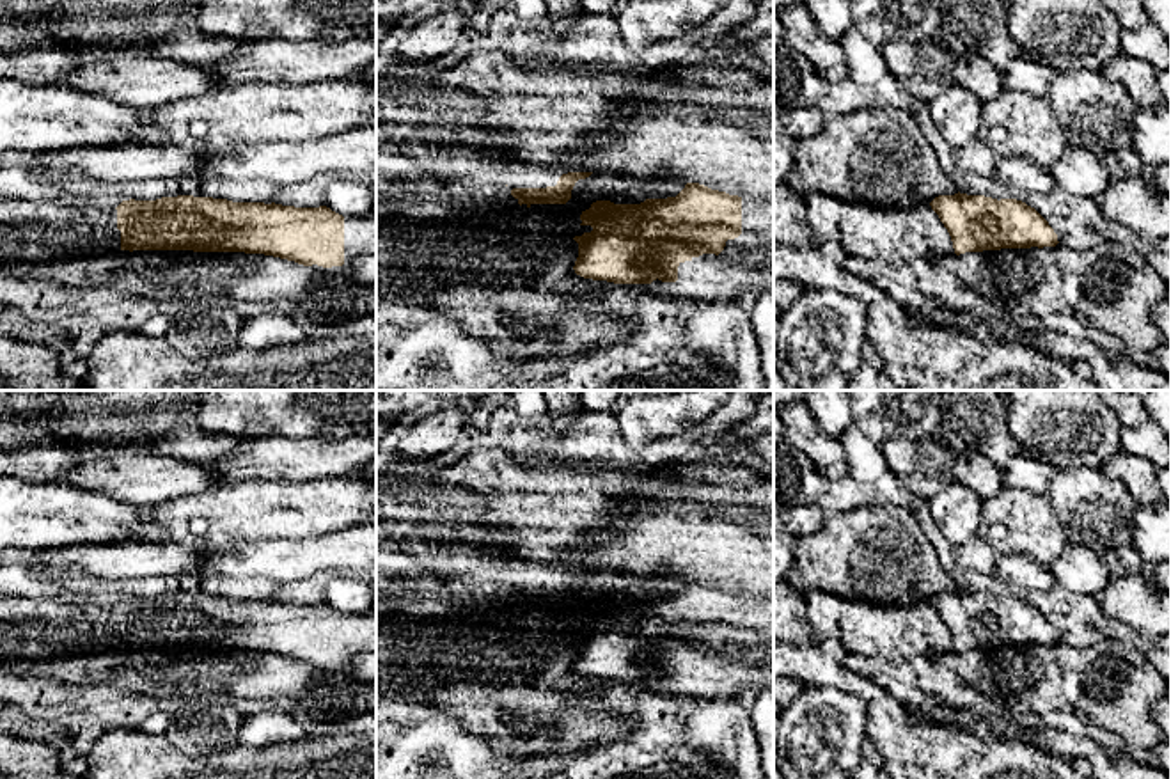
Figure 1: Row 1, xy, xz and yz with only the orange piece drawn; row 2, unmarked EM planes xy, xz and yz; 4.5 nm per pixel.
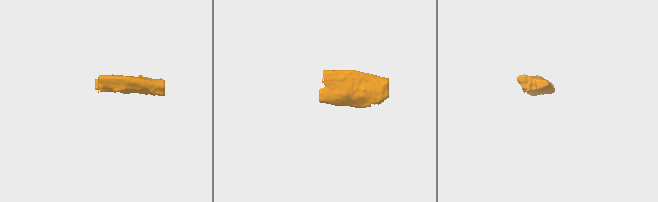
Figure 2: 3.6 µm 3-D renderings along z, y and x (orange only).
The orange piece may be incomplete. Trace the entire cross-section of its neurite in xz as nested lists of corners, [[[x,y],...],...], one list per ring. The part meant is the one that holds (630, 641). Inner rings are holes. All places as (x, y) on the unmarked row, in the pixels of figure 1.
[[[687,580],[676,594],[646,596],[641,602],[614,602],[596,598],[582,609],[580,623],[591,630],[575,633],[578,655],[575,671],[584,676],[614,681],[651,681],[660,678],[662,690],[685,697],[736,696],[754,699],[763,689],[774,690],[774,600],[759,600],[729,593],[699,580]]]

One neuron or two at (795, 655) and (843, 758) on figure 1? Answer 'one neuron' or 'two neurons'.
two neurons

